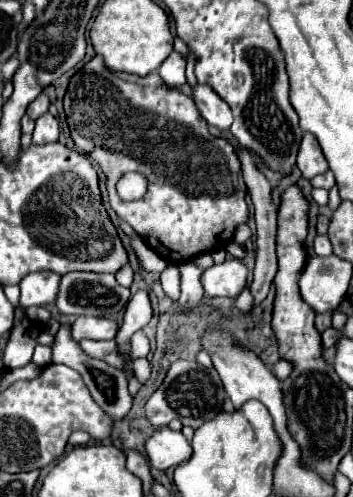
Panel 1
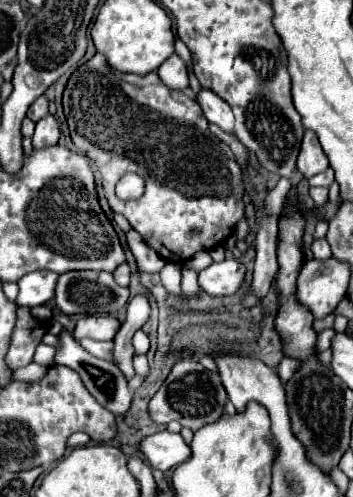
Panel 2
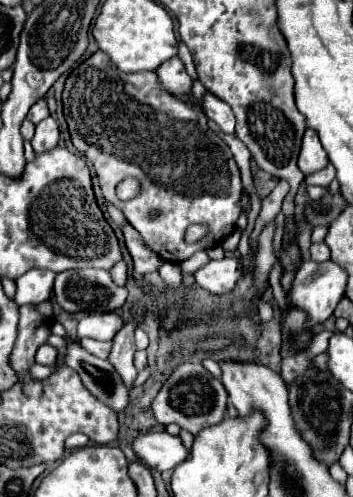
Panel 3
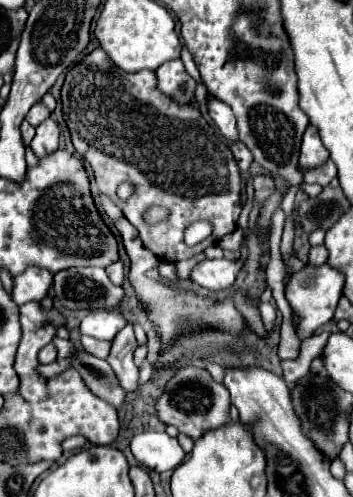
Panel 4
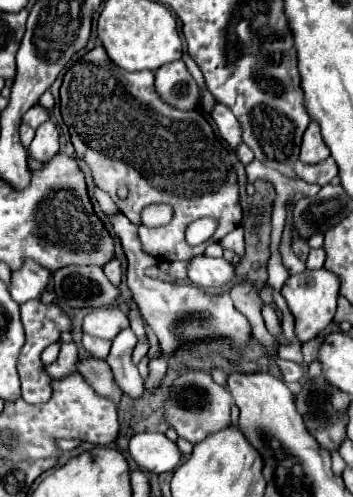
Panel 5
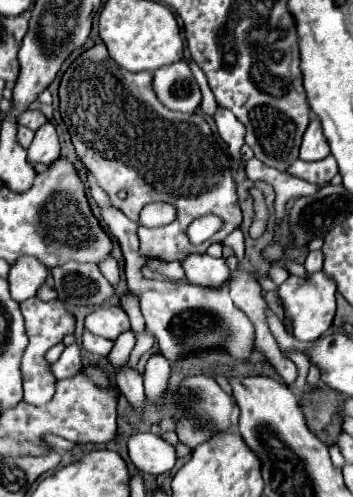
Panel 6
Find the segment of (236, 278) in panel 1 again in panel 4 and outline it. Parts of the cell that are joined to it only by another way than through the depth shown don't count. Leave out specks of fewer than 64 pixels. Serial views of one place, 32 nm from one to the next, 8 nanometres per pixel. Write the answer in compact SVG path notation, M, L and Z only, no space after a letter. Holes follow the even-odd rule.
M204 258L192 268L190 280L210 290L226 290L234 284L238 270L240 270L240 262L226 260L226 258L220 260Z

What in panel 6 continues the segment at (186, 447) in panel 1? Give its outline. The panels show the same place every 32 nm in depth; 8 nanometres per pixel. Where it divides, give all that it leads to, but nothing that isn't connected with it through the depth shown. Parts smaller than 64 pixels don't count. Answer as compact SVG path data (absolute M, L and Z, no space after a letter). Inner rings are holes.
M134 434L128 440L128 456L142 474L164 474L176 464L174 446L156 434Z

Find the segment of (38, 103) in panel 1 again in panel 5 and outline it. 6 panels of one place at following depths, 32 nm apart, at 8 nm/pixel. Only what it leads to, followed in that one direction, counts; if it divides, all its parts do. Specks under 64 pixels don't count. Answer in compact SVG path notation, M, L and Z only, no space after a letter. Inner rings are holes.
M34 106L34 108L30 108L24 116L22 116L22 122L24 124L28 124L30 128L38 128L40 124L44 124L48 120L48 114L46 114L46 110L42 108L42 106Z

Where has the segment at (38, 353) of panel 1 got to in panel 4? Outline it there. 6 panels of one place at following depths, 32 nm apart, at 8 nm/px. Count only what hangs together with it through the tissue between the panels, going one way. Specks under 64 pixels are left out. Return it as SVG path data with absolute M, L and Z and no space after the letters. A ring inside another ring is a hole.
M48 344L40 350L38 354L38 360L40 364L46 365L54 362L57 358L57 348L52 344Z

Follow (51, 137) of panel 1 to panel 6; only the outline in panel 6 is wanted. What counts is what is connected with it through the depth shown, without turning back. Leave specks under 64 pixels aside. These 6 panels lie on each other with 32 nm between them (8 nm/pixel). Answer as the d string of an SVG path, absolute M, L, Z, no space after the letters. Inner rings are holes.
M46 122L40 130L36 130L34 140L28 148L28 162L32 164L52 164L60 158L60 144L58 144L58 134L52 122Z

